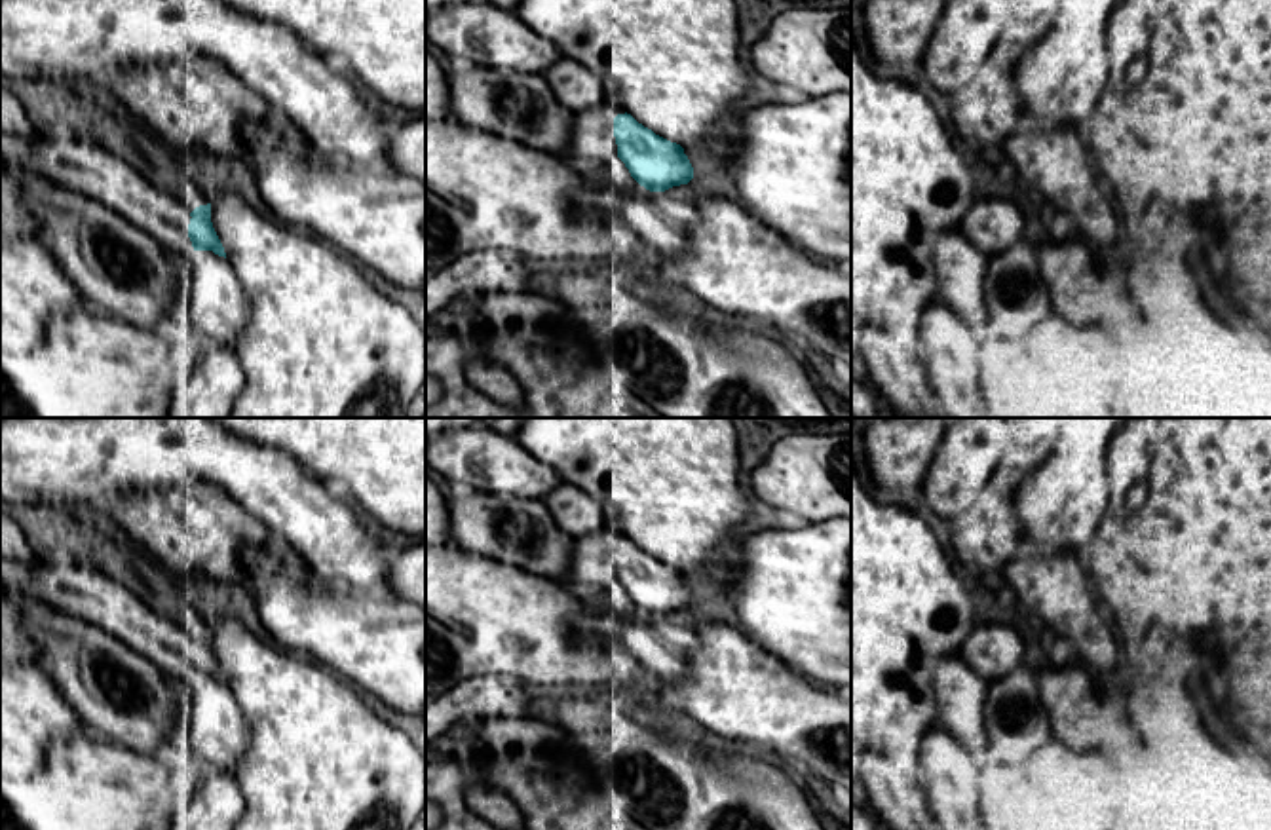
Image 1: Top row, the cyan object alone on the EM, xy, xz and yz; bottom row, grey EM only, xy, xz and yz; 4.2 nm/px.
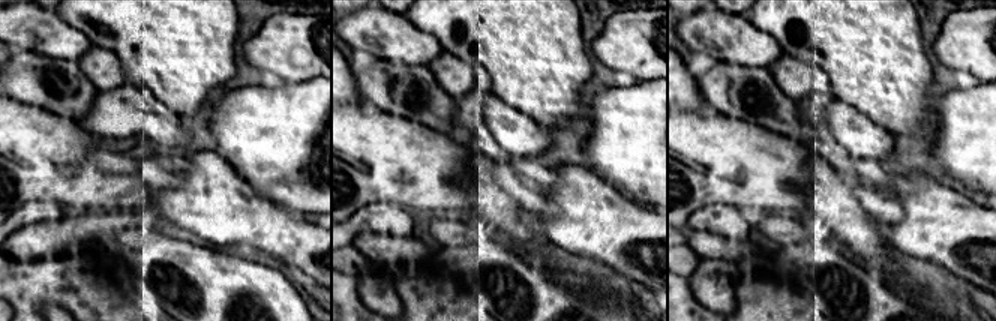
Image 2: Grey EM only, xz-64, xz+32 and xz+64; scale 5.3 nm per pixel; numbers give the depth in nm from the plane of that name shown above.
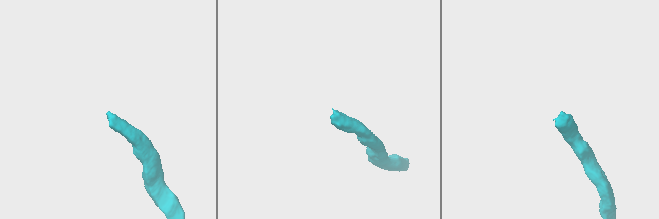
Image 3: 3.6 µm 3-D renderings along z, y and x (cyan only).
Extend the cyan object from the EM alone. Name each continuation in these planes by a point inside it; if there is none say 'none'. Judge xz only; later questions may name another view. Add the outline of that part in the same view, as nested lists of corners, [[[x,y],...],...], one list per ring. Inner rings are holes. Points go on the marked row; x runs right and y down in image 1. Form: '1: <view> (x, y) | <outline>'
1: xz (593, 143) | [[[612,104],[574,114],[572,139],[564,161],[578,167],[604,165],[617,156]]]

